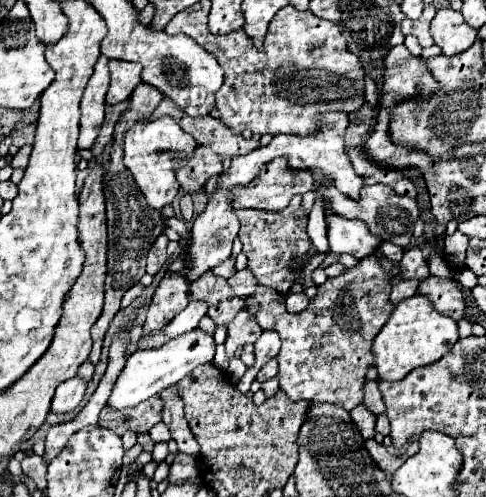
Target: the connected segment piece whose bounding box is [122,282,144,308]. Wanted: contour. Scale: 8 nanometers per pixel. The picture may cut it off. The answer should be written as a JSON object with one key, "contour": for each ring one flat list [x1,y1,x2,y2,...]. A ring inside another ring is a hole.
{"contour":[[138,282,138,284,134,284,134,286,124,294,124,298,122,298,122,308,128,308,130,304,134,304,134,302,140,298,142,290,144,290,144,286,142,286,140,282]]}

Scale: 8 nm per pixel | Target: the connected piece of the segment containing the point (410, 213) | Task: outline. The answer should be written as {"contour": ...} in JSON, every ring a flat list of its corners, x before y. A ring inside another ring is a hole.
{"contour":[[318,180,318,184,324,186,324,200,328,200,328,206,344,216,344,218,358,218,362,220,368,230,378,236,382,242,392,242,396,246,402,246,406,248,410,242,412,242,412,232,414,232,414,224,420,216,420,208,418,208,418,202,414,198,408,198,408,196,400,196,396,194,390,186,384,186,384,184,374,184,374,186,366,186,360,194,360,200,352,200,352,198,346,198,340,190,336,190,332,184,324,182,324,180]]}

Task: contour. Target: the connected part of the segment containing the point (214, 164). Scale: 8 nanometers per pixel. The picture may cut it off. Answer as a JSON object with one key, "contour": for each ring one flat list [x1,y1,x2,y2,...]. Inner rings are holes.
{"contour":[[198,146,194,150,194,158,186,158,180,162,176,176,184,192,196,194,200,192,210,176,222,174,222,162,220,158,206,146]]}

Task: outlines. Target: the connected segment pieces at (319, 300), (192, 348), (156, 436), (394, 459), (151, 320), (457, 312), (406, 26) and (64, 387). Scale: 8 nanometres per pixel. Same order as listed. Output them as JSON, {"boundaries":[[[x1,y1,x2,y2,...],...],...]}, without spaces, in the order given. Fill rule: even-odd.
{"boundaries":[[[376,256,364,258,358,266,346,268,344,274,336,278,328,278,320,288,318,296,310,302,310,306,302,314,290,314,285,303,280,300,280,294,258,285,254,298,258,298,258,314,256,322,262,330,276,330,282,340,280,350,280,388,292,400,310,400,310,402,330,402,342,406,346,410,356,408,364,400,364,380,370,366,374,366,372,340,382,330,386,320,390,318,394,304,390,302,390,290,396,282,382,270]],[[200,328,186,332,186,334,180,334,178,338,172,338,170,342,166,342,160,348,136,350,128,358,126,370,120,374,120,378,112,390,112,396,108,400,108,406,122,410,122,408,130,408,130,406,136,406,136,404,152,398,154,394,162,392,166,386,174,386,180,378,190,374,196,366,212,362,214,352,216,352,214,336,202,332]],[[164,422,156,424,156,426,150,430,150,438,152,438,154,442,168,442,168,440,170,440,170,432,168,432,166,424,164,424]],[[366,440,366,448,370,450,370,456,378,462,378,466,382,468,382,470,386,470,388,474,392,474,392,472,396,472,402,464,404,464,404,456,394,456,394,454,390,454,386,448,384,448,384,444,378,444,376,440]],[[180,274,162,278,152,296,146,322,142,326,142,336,150,334,152,330,162,330,184,306,188,306,188,302,190,302,190,282,186,278,182,278]],[[426,278,420,284,418,292,422,296,428,296,440,312,452,314,454,320,464,318,466,300,464,300,462,286,458,284,456,278]],[[426,4,426,6,424,6,424,12,422,12,422,16,420,16,418,20,404,18,404,22,402,22,402,32,416,36,424,48,426,48,426,46,432,46,434,40,432,40,432,36,430,36,430,22,432,22,434,14,436,14,436,8,434,8,432,4]],[[74,376,74,378,62,382,56,388,56,394,54,394,54,400,52,400,52,412,54,414,72,412,80,404,80,400,86,392,86,386,88,386,86,380,82,380,80,376]]]}

